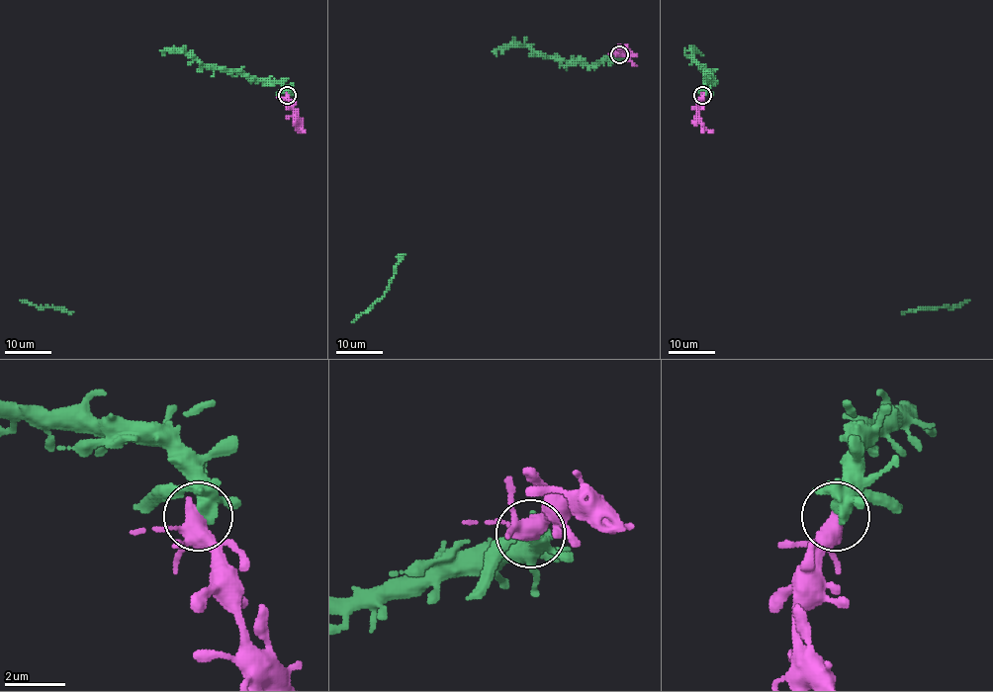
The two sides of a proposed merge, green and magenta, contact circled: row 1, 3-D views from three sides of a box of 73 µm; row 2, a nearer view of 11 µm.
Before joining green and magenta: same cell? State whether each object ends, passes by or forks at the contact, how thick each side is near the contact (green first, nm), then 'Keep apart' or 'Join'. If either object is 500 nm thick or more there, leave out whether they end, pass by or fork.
At the ring green forks. At the ring magenta forks. Thickness 360 nm (green) against 400 nm. Join

